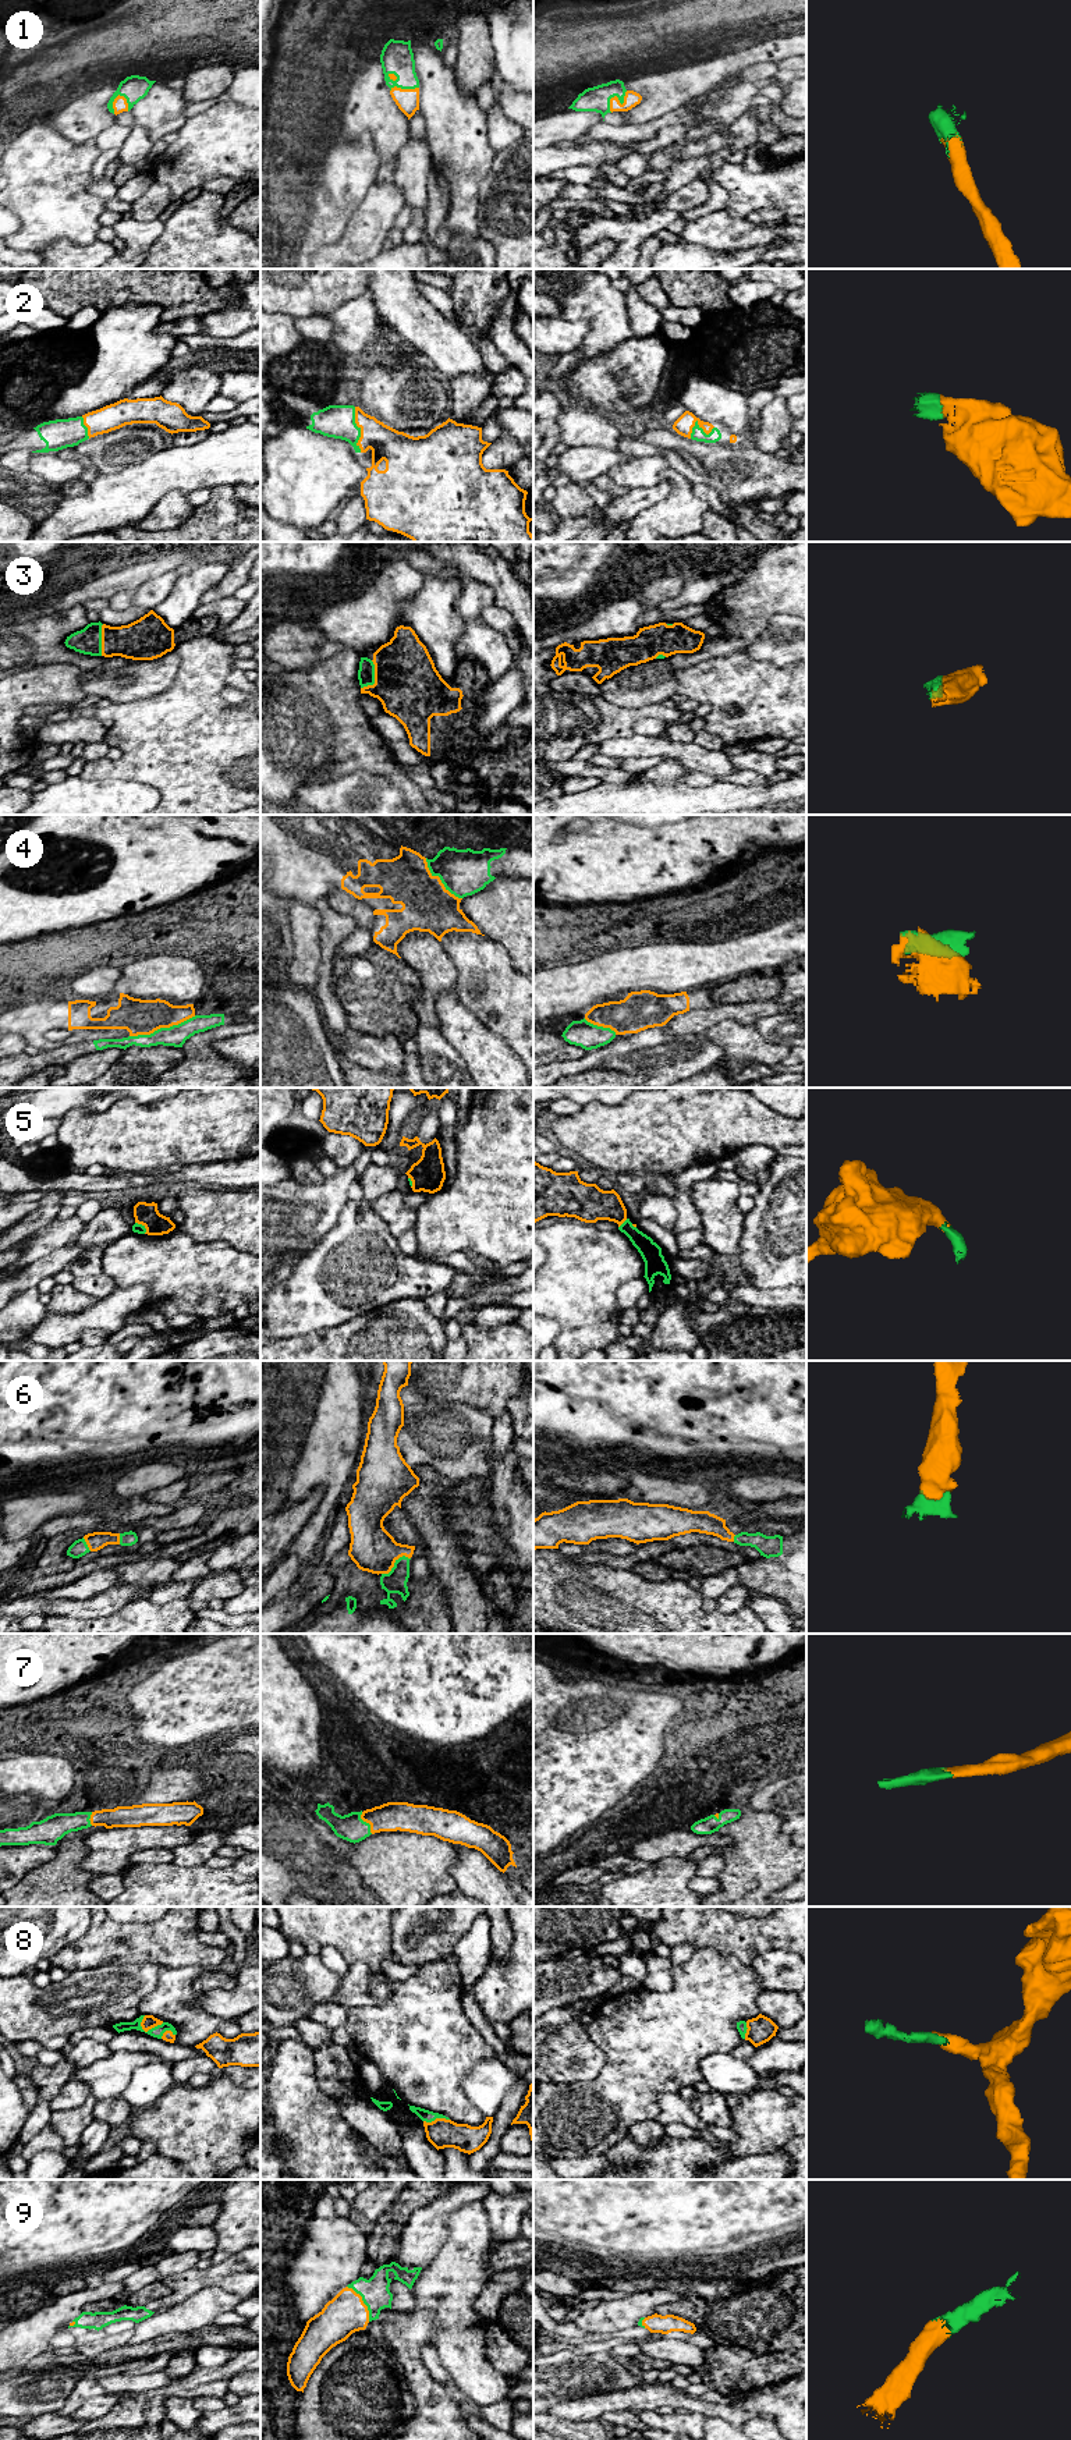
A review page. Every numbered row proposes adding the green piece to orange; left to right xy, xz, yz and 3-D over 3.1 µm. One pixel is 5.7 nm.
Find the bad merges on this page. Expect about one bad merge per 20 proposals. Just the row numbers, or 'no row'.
4

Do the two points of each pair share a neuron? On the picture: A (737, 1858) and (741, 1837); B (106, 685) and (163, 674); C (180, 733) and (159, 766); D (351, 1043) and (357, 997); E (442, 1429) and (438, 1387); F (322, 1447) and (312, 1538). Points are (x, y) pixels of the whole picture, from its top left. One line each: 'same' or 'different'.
A: same
B: same
C: same
D: different
E: different
F: same

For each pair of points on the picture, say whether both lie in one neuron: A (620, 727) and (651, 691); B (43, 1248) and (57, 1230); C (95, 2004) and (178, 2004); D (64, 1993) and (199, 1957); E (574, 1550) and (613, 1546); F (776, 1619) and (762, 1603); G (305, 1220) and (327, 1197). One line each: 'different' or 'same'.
A: different
B: same
C: different
D: different
E: same
F: same
G: same

